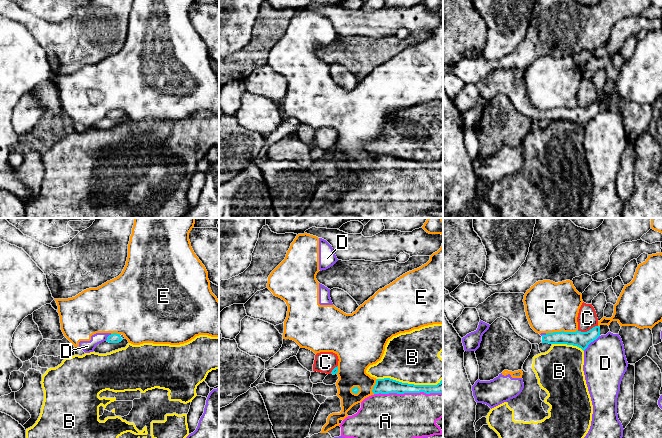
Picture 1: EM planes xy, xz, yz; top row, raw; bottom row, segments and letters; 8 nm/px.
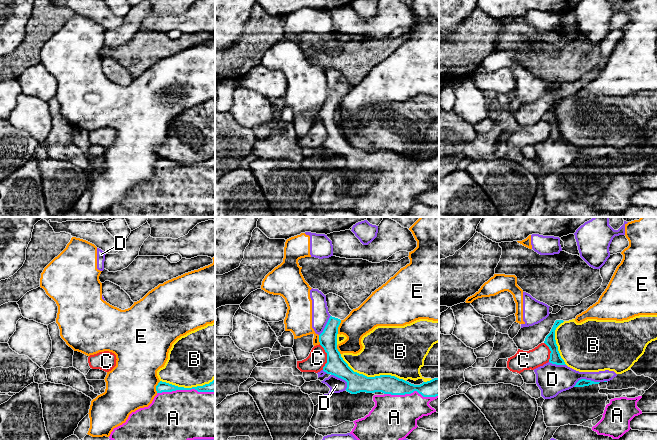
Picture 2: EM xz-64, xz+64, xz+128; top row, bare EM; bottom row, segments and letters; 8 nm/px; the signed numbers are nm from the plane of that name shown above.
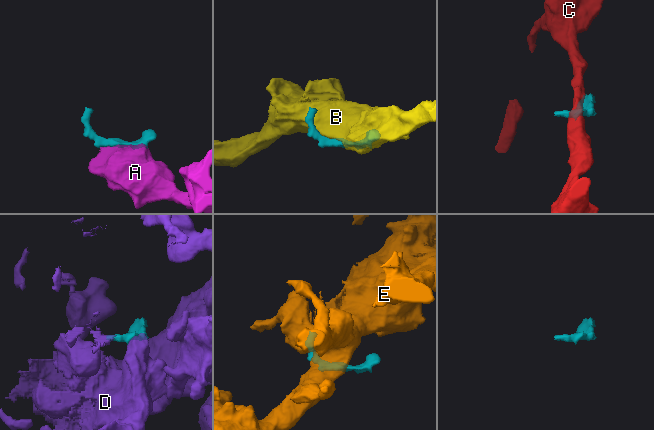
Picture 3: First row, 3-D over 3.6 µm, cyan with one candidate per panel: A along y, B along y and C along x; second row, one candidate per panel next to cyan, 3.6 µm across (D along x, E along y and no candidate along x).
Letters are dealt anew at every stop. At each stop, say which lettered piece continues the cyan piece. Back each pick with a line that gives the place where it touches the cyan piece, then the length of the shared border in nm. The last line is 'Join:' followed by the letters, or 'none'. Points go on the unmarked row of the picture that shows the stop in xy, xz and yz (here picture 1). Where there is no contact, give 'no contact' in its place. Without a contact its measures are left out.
A: meets cyan in xz at (408, 168); contact 550 nm long
Join: A

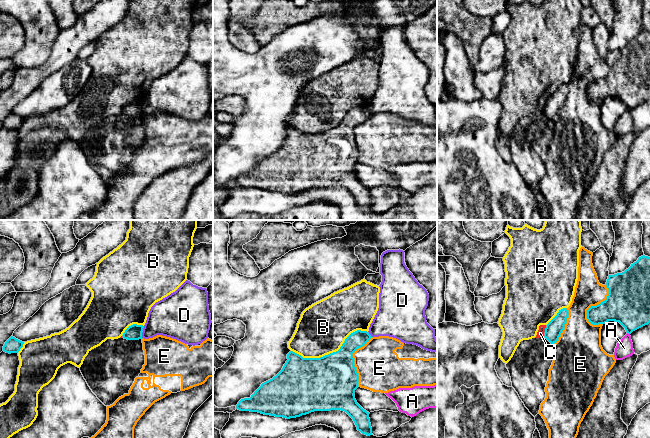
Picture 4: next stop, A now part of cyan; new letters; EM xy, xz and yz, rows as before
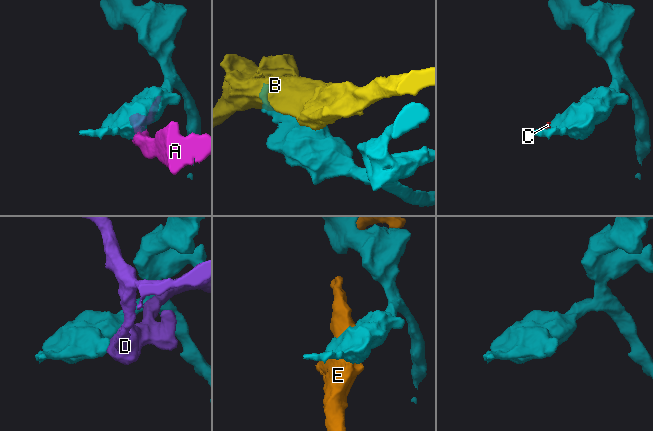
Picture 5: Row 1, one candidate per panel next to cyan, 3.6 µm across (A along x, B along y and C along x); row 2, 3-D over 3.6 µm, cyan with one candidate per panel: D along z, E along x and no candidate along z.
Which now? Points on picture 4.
Join: none

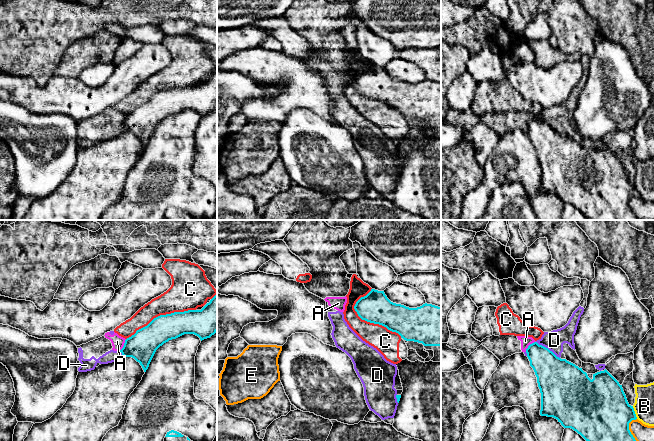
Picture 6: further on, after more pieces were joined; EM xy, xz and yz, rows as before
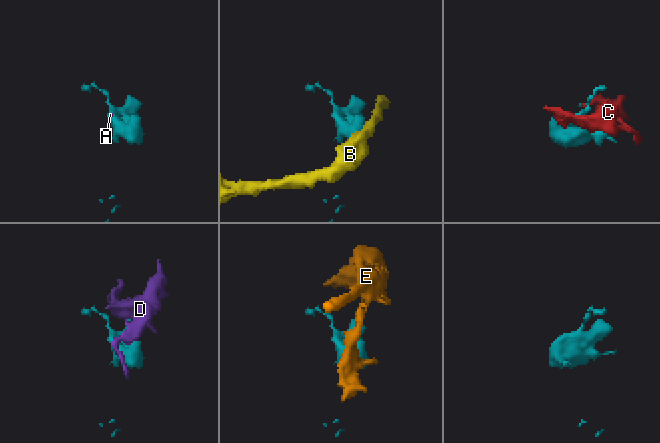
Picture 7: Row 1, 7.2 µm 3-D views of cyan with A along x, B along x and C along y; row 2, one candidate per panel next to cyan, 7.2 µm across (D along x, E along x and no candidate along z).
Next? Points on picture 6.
Join: none

